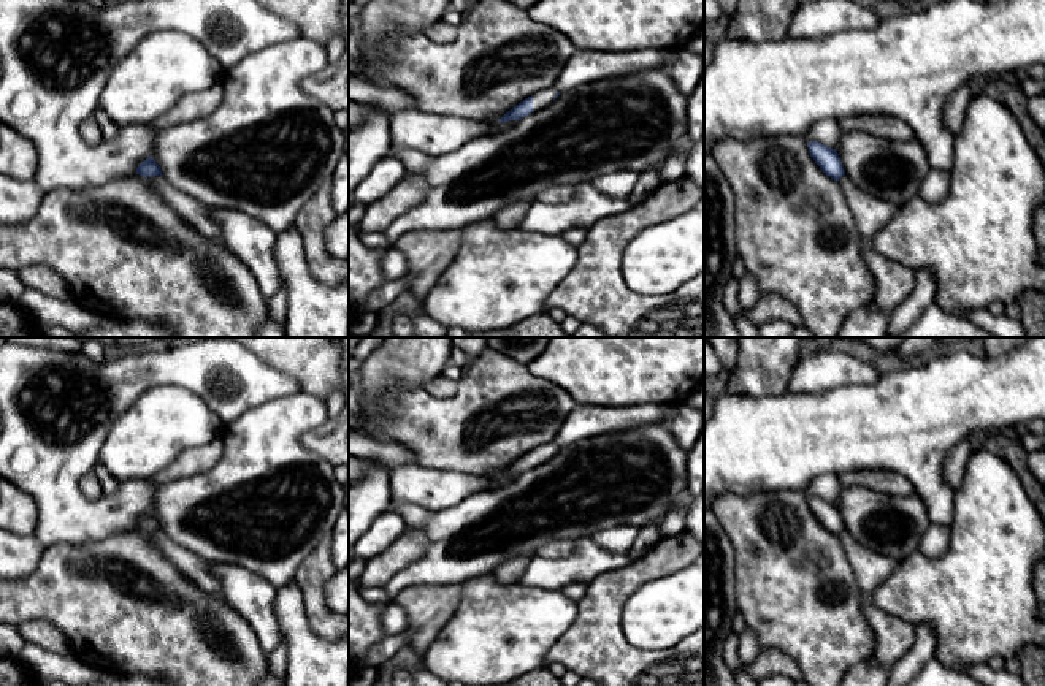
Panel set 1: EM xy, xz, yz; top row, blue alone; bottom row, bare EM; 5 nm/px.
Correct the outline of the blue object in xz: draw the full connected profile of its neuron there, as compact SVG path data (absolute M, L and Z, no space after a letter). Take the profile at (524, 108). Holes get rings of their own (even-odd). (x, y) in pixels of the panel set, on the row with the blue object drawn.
M555 87L539 90L531 97L525 98L523 101L520 101L519 105L515 105L498 122L520 120L525 116L550 105L558 95L560 92L557 92Z

